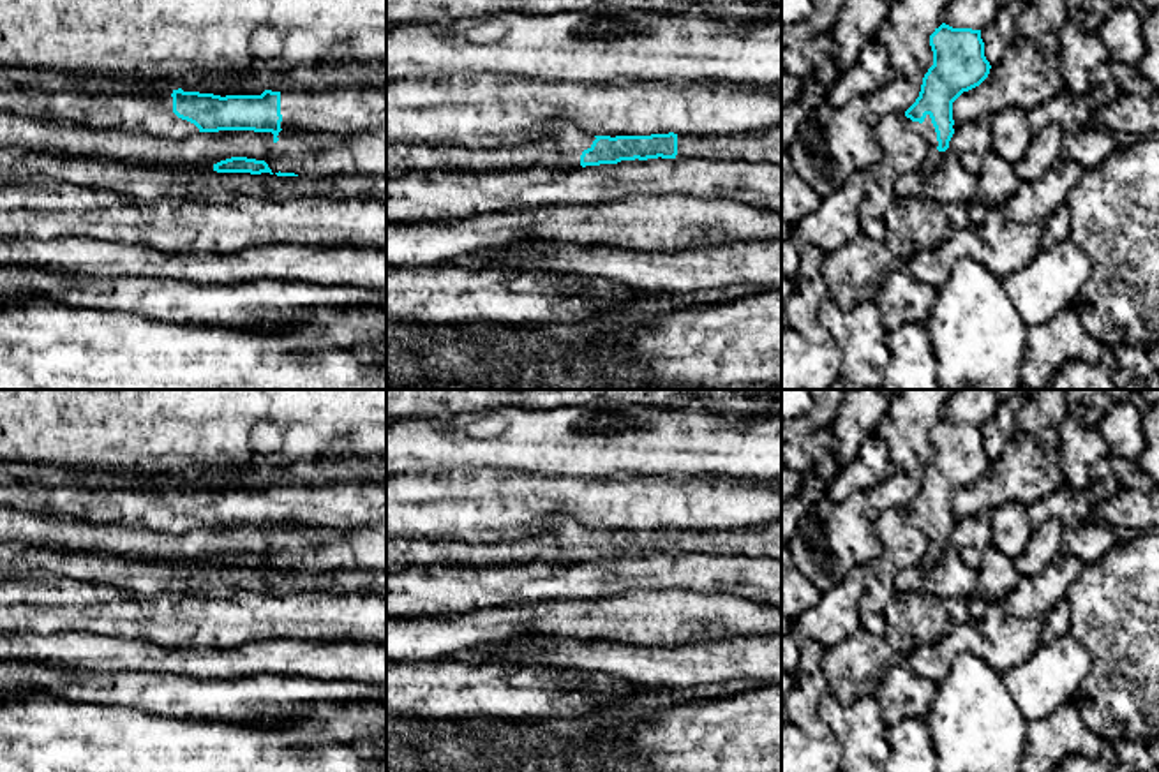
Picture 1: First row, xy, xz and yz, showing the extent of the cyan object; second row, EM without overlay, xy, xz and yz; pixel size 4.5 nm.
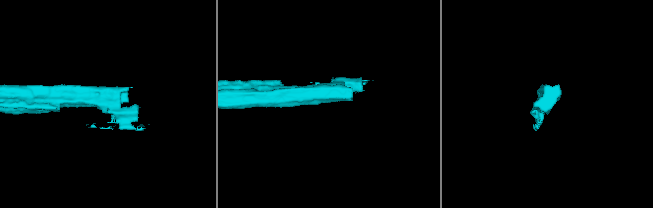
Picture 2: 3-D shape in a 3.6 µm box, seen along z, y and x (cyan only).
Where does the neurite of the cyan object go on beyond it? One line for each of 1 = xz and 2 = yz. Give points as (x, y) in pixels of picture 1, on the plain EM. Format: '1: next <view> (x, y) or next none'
1: next xz (561, 543)
2: next yz (927, 524)

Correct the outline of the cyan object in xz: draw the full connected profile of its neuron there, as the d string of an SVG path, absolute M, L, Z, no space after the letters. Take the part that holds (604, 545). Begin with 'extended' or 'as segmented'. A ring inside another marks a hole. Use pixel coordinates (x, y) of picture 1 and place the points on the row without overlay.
extended | M568 518L519 539L466 543L455 538L386 538L386 573L430 566L556 564L647 553L714 553L781 560L781 518L732 529L591 531Z

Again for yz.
extended | M942 418L930 430L933 460L923 472L916 497L905 506L909 520L928 538L928 552L921 566L930 569L949 546L949 536L958 522L953 515L953 497L979 481L990 469L981 425L953 423Z

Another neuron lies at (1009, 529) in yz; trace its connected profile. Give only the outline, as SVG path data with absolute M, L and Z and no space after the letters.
M1014 501L991 511L991 545L1013 560L1025 550L1032 534L1025 511L1027 506Z

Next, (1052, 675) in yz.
M1069 633L1050 645L1039 645L1028 659L1002 675L1018 709L1030 723L1071 701L1090 666L1092 654Z

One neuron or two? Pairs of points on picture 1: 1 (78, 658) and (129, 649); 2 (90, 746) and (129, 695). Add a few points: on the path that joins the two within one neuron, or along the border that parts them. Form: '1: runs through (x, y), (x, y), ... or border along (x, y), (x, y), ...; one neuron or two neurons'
1: runs through (90, 654), (117, 654); one neuron
2: border along (80, 702), (134, 707), (161, 718); two neurons

